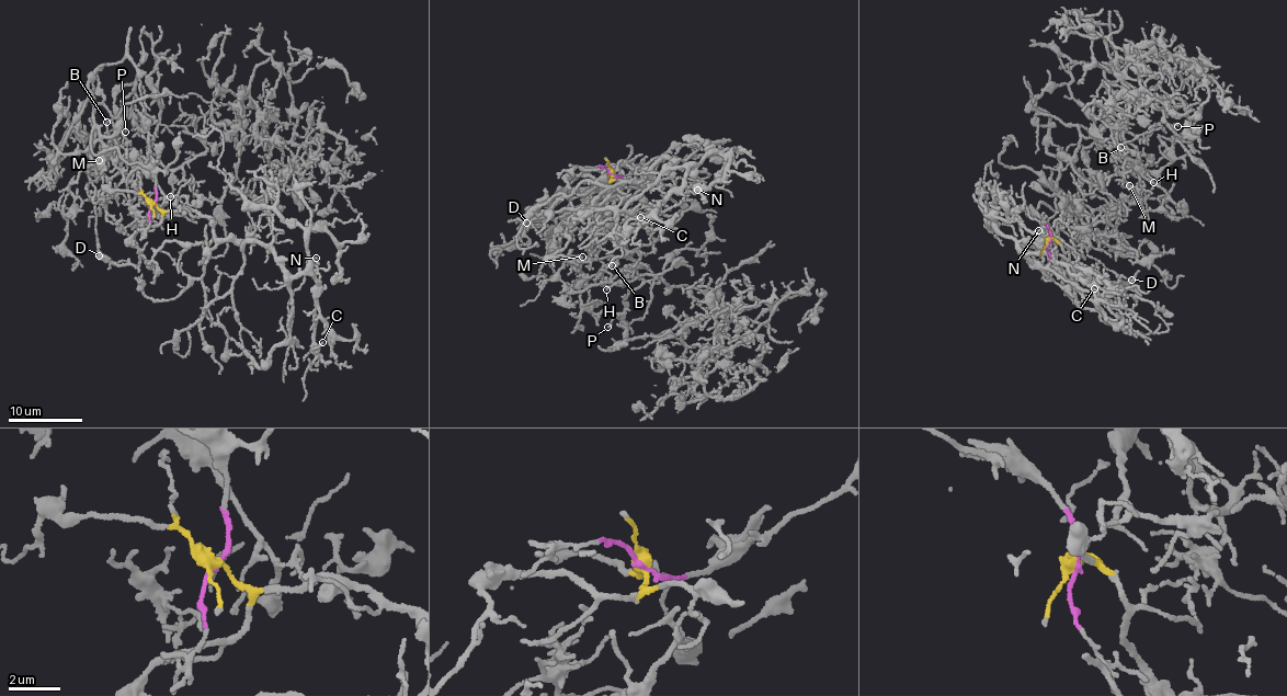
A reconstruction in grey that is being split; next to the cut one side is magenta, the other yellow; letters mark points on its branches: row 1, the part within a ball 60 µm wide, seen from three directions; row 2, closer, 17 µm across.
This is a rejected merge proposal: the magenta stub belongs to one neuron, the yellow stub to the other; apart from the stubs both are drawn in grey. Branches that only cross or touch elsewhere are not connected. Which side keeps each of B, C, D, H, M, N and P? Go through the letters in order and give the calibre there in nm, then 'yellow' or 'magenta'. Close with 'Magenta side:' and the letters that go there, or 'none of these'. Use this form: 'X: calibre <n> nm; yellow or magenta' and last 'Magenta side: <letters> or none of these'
B: calibre 110 nm; magenta
C: calibre 100 nm; yellow
D: calibre 130 nm; yellow
H: calibre 130 nm; magenta
M: calibre 150 nm; magenta
N: calibre 100 nm; yellow
P: calibre 80 nm; magenta
Magenta side: B, H, M, P

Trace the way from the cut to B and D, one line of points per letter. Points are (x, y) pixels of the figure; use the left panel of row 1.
B: (151, 204), (149, 170), (114, 147), (92, 151), (88, 83), (76, 116), (102, 104), (125, 144), (107, 122)
D: (152, 203), (162, 214), (160, 221), (136, 231), (132, 246), (140, 254), (138, 266), (117, 266), (99, 254)

